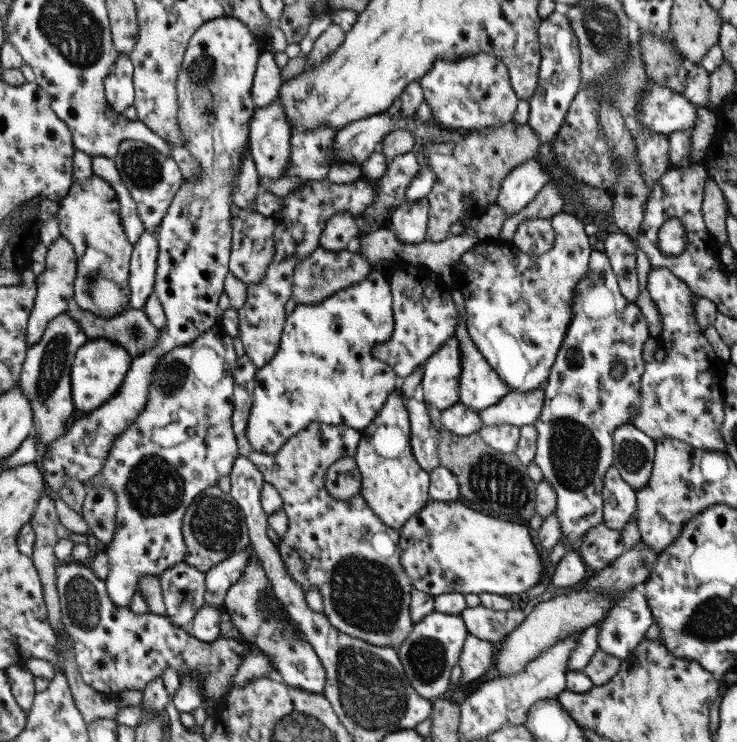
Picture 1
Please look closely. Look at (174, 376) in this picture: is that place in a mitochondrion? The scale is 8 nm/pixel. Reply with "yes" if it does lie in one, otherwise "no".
yes

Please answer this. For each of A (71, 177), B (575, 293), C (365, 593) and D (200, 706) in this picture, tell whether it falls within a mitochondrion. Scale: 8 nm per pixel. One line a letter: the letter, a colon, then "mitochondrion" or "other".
A: other
B: other
C: mitochondrion
D: other

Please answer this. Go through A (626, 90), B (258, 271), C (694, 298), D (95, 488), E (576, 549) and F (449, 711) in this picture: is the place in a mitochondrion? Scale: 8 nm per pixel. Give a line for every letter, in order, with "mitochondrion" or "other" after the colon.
A: mitochondrion
B: other
C: other
D: other
E: other
F: other

